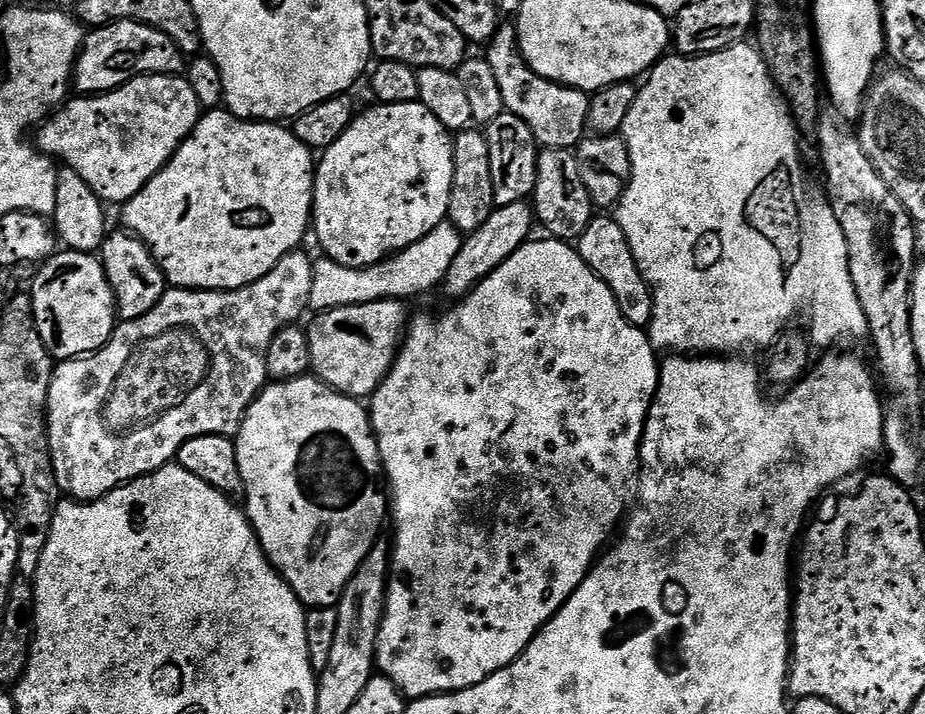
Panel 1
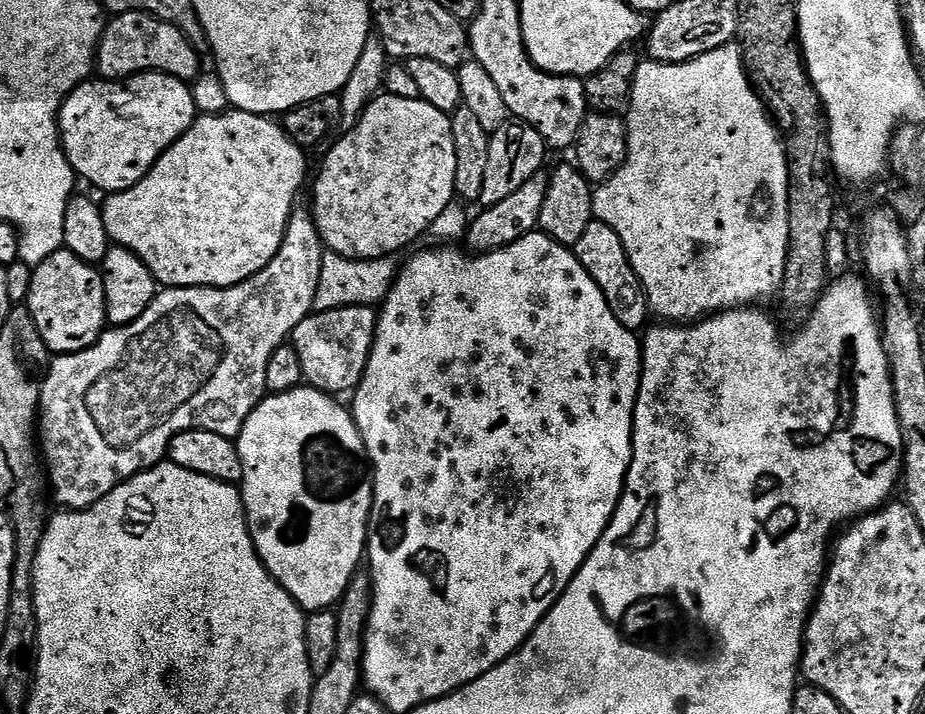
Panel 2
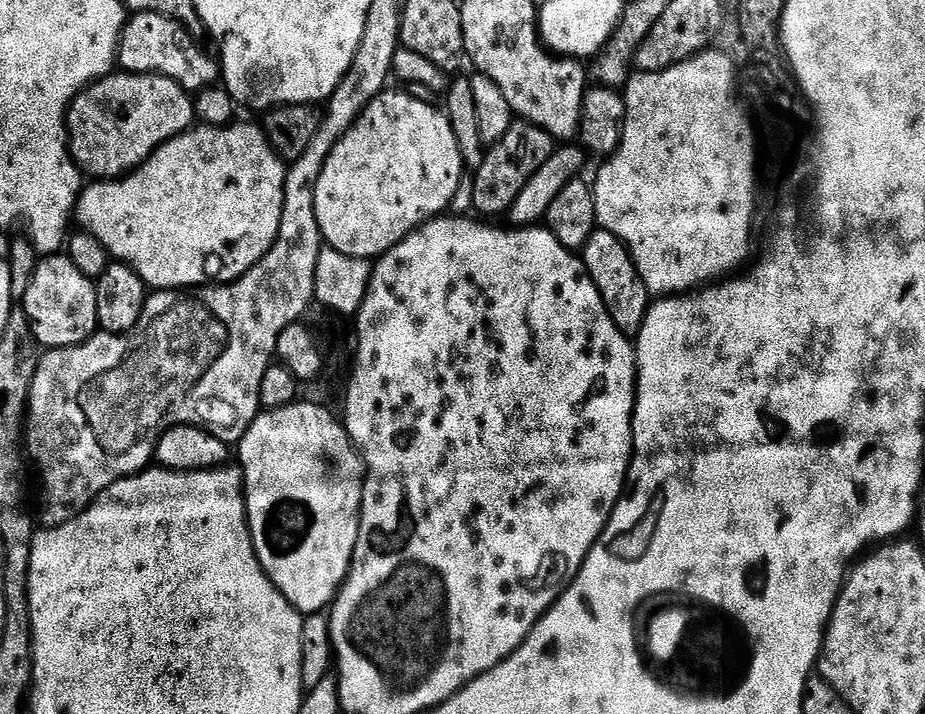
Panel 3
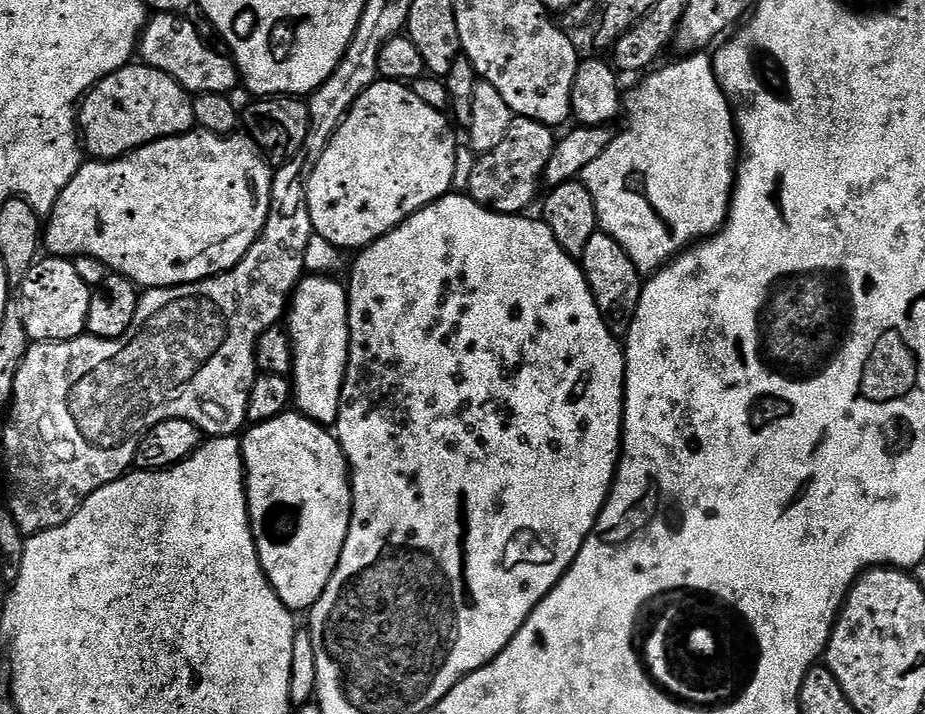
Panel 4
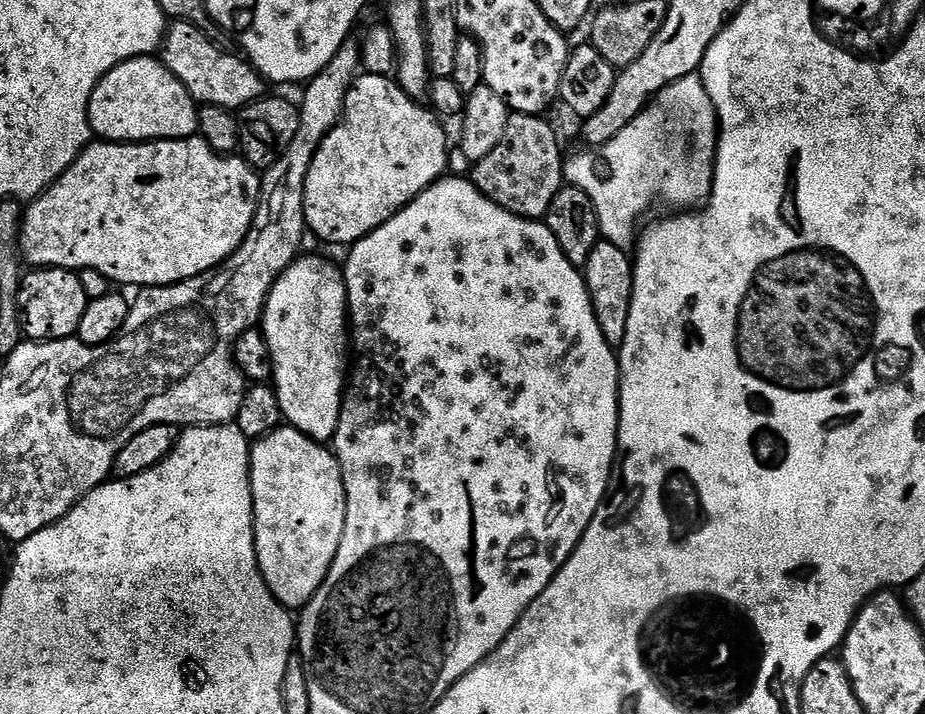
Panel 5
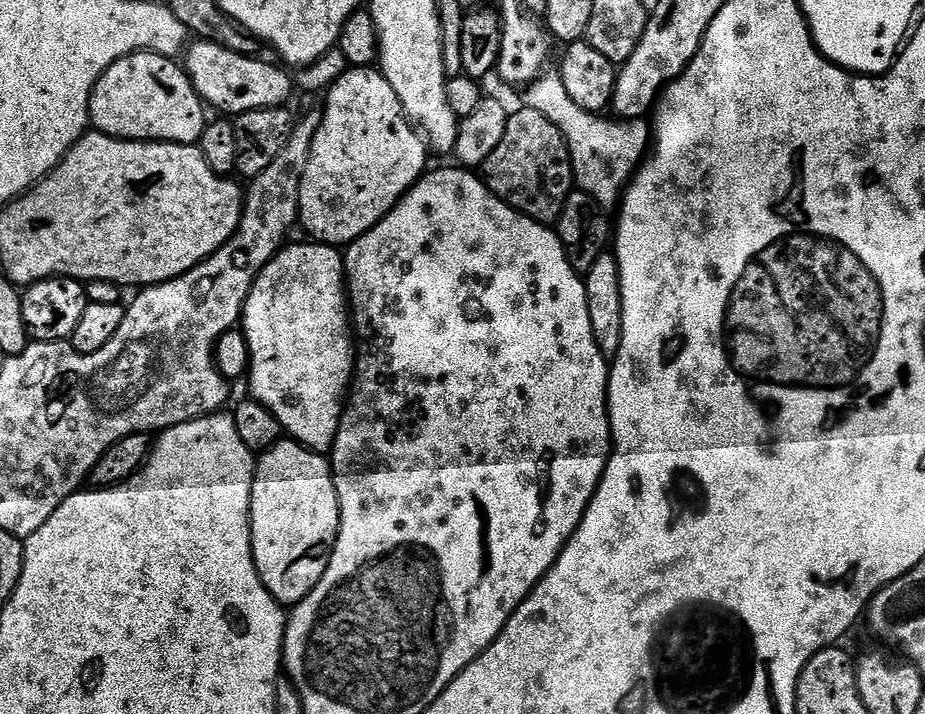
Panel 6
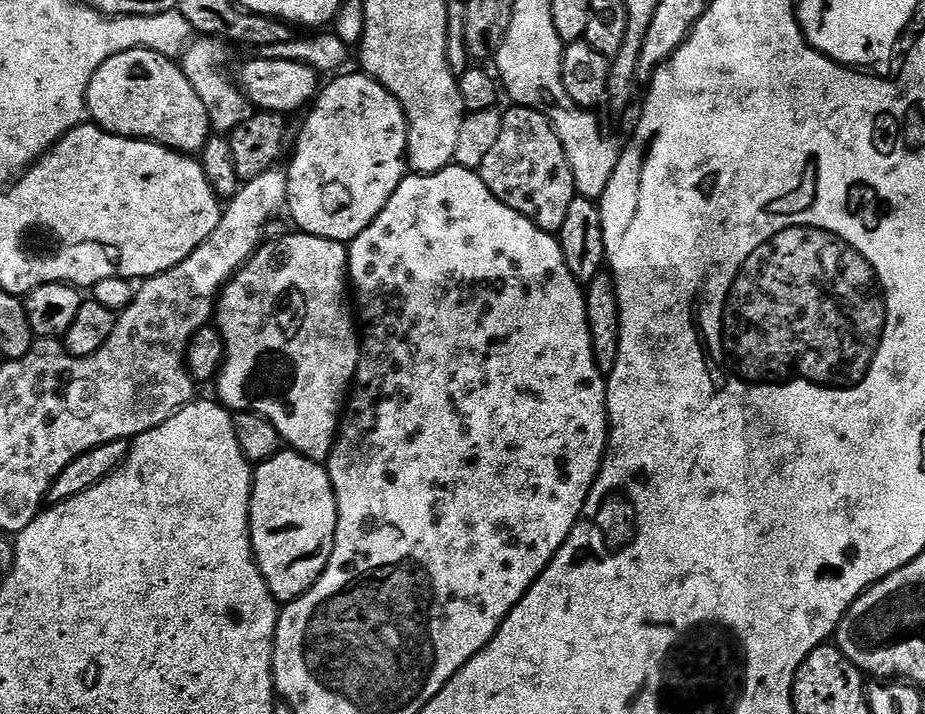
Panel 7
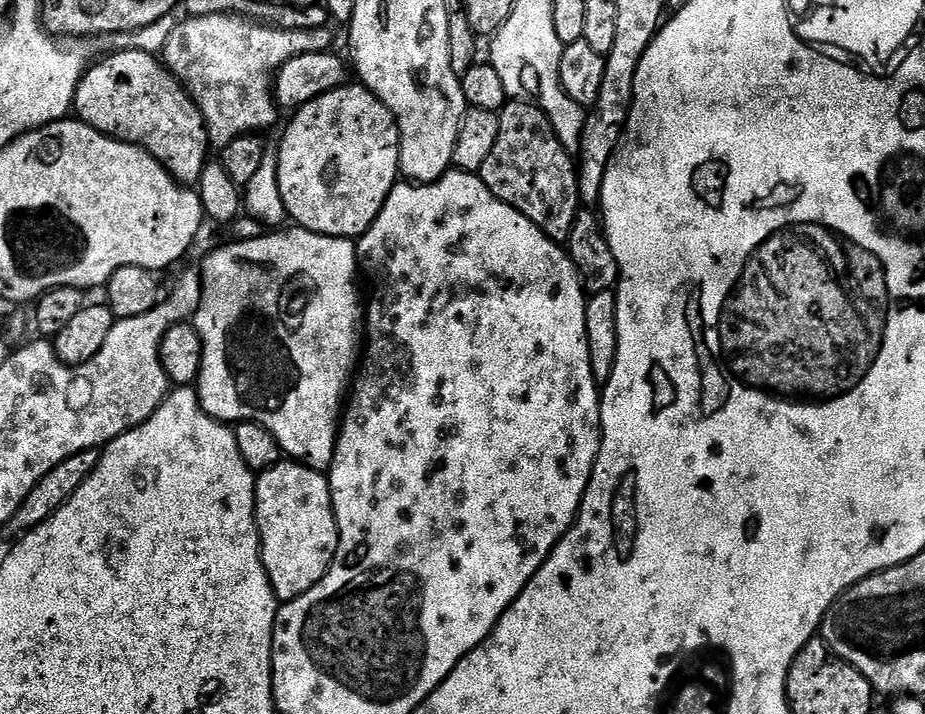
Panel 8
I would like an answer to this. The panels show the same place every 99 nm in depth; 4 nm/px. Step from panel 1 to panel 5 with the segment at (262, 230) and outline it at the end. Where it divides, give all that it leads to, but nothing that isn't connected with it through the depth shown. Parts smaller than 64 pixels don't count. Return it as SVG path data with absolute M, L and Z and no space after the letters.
M199 135L189 136L186 140L153 140L151 142L93 142L81 152L80 157L75 160L64 173L53 182L51 188L47 188L41 192L35 200L31 201L24 209L24 221L21 222L20 229L20 255L25 265L32 268L66 268L69 270L81 270L83 268L96 268L99 274L105 276L113 285L124 286L120 284L140 284L144 288L165 288L168 284L180 284L183 280L189 280L195 276L200 276L204 272L210 272L217 268L227 256L233 256L238 250L238 246L246 238L246 234L250 230L250 226L254 222L254 214L256 207L260 201L260 181L261 173L253 168L243 155L240 154L221 154L213 150L207 142L201 140Z

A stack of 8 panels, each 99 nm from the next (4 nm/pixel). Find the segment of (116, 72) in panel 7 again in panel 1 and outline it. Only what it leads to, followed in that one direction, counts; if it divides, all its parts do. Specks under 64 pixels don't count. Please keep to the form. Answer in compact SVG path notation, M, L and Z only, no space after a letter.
M183 75L135 76L112 92L75 98L39 125L38 144L47 155L64 160L60 162L75 170L108 206L123 206L142 191L168 165L202 115L198 98Z

